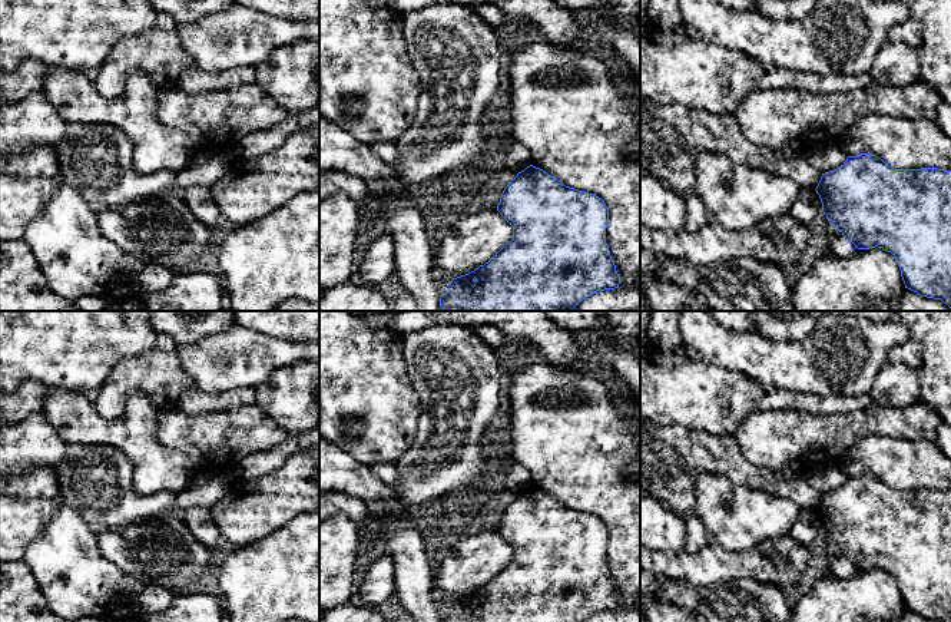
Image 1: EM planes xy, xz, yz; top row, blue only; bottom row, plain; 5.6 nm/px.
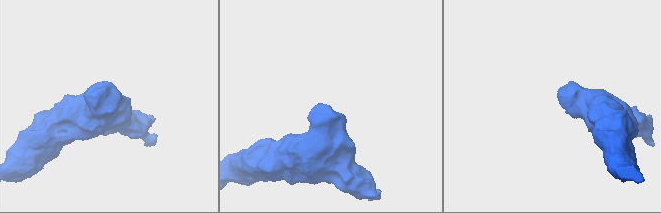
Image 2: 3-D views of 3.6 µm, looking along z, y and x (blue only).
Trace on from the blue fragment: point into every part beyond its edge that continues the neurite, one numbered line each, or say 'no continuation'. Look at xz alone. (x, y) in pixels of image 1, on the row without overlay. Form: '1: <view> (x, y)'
no continuation

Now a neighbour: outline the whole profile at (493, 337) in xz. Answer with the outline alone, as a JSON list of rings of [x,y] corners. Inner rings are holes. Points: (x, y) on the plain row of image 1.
[[[478,325],[476,327],[474,332],[481,337],[487,345],[490,345],[498,357],[506,357],[510,351],[510,345],[504,341],[504,334],[493,325]]]

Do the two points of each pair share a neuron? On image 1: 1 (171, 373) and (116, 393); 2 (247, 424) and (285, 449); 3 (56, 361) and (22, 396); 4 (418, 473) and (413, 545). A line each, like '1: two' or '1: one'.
1: one
2: two
3: two
4: two

